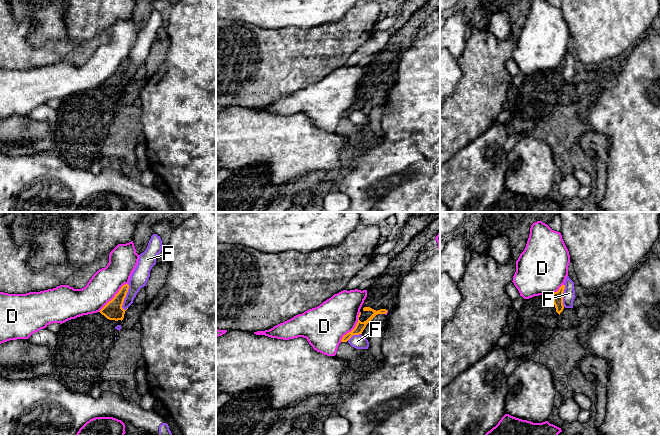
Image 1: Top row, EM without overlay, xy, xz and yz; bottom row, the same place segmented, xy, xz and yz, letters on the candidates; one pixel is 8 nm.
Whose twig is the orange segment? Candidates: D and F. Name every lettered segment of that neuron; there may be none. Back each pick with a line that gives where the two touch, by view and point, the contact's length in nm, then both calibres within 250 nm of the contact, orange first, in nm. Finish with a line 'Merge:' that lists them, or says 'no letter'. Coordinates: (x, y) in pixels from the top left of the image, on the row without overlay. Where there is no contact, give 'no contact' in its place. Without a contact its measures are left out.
Merge: no letter

